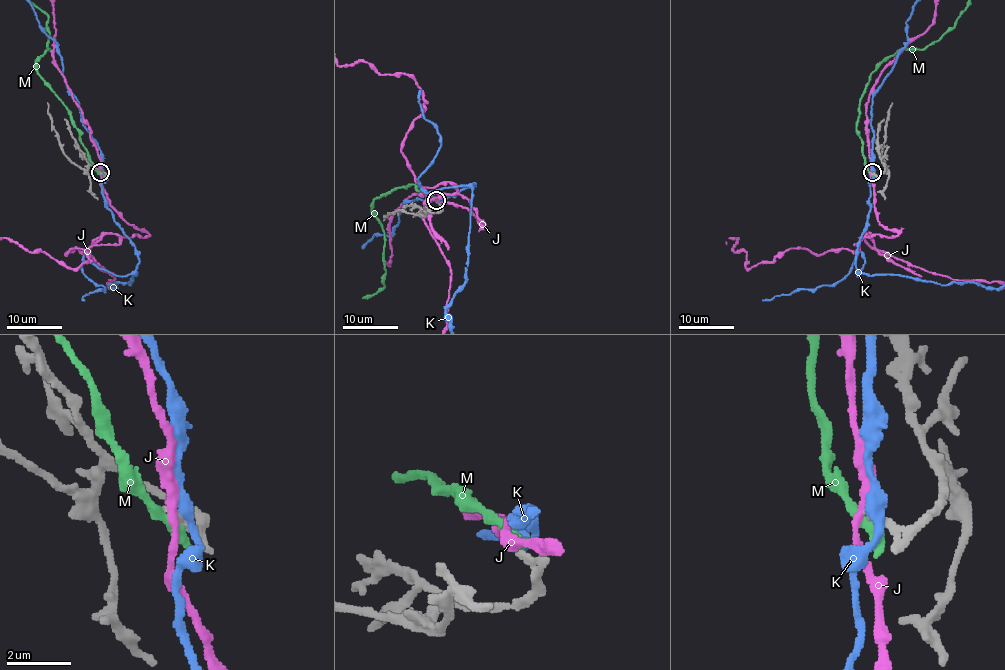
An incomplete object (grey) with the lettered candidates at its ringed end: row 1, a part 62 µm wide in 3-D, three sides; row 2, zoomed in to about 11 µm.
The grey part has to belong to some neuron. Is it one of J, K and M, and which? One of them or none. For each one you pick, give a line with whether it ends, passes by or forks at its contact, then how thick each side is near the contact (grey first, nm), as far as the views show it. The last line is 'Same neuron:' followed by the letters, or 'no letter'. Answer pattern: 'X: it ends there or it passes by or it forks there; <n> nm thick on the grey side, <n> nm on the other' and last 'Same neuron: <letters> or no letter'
Same neuron: no letter

